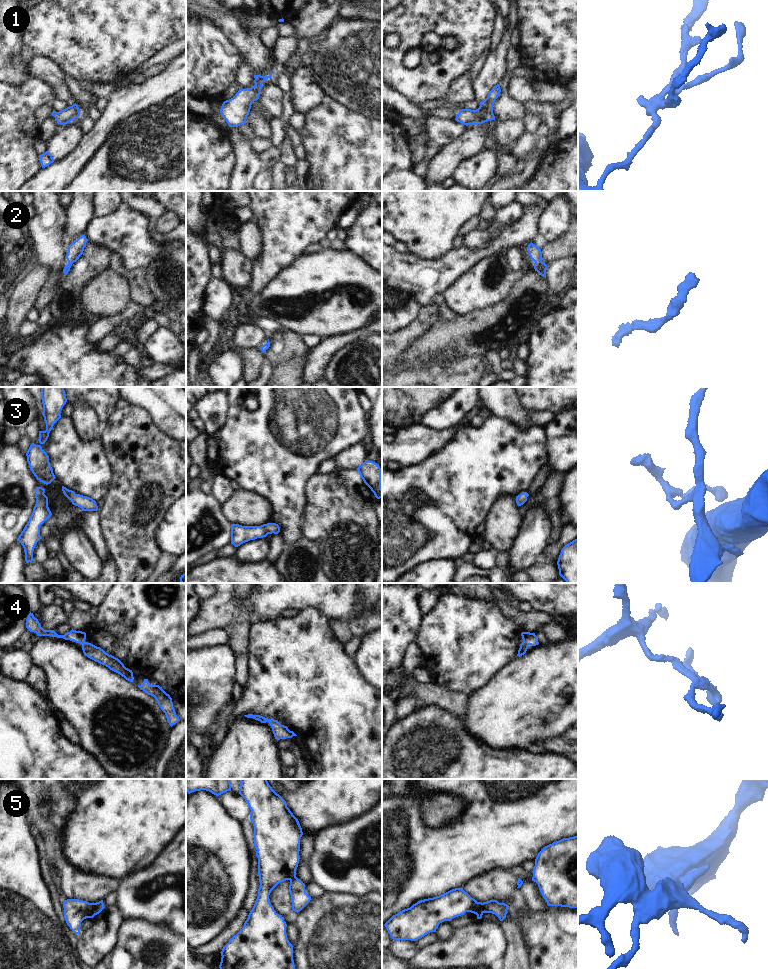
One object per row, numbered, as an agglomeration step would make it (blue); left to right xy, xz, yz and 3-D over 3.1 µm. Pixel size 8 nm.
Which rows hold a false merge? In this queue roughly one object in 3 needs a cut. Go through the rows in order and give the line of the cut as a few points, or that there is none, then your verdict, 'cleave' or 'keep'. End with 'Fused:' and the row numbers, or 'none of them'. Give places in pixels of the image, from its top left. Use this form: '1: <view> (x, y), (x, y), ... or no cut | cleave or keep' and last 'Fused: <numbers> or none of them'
1: no cut | keep
2: no cut | keep
3: no cut | keep
4: no cut | keep
5: xy (94, 903), (97, 913) | cleave
Fused: 5

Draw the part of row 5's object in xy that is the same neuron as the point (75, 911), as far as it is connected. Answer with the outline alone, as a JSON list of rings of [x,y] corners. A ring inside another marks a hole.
[[[67,899],[63,903],[64,918],[67,925],[75,934],[80,934],[81,922],[86,918],[97,915],[95,903],[79,899]]]

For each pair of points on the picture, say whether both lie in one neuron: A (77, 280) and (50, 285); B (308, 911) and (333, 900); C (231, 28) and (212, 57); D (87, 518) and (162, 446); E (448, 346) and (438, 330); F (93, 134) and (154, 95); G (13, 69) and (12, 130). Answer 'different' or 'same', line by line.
A: different
B: same
C: different
D: different
E: same
F: same
G: different

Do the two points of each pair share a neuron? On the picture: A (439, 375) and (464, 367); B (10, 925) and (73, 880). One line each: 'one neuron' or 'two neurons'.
A: one neuron
B: two neurons

